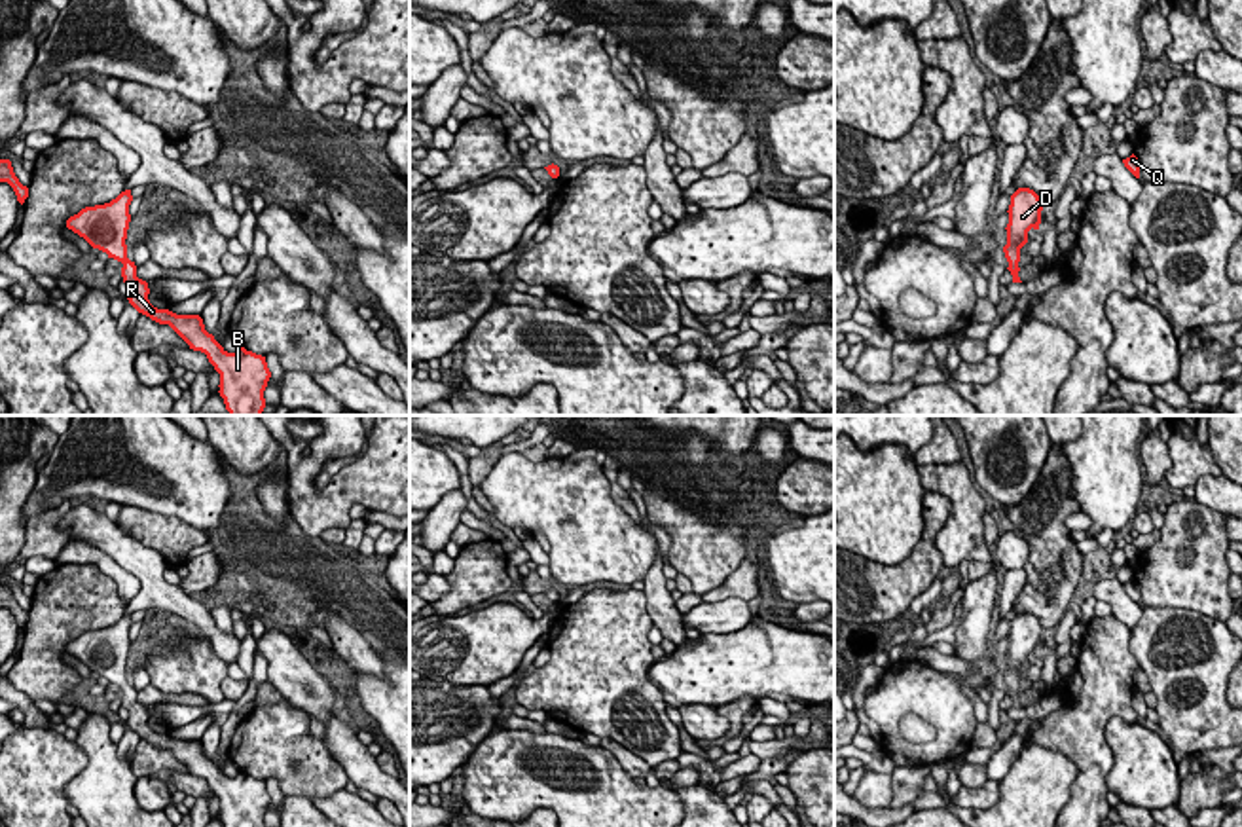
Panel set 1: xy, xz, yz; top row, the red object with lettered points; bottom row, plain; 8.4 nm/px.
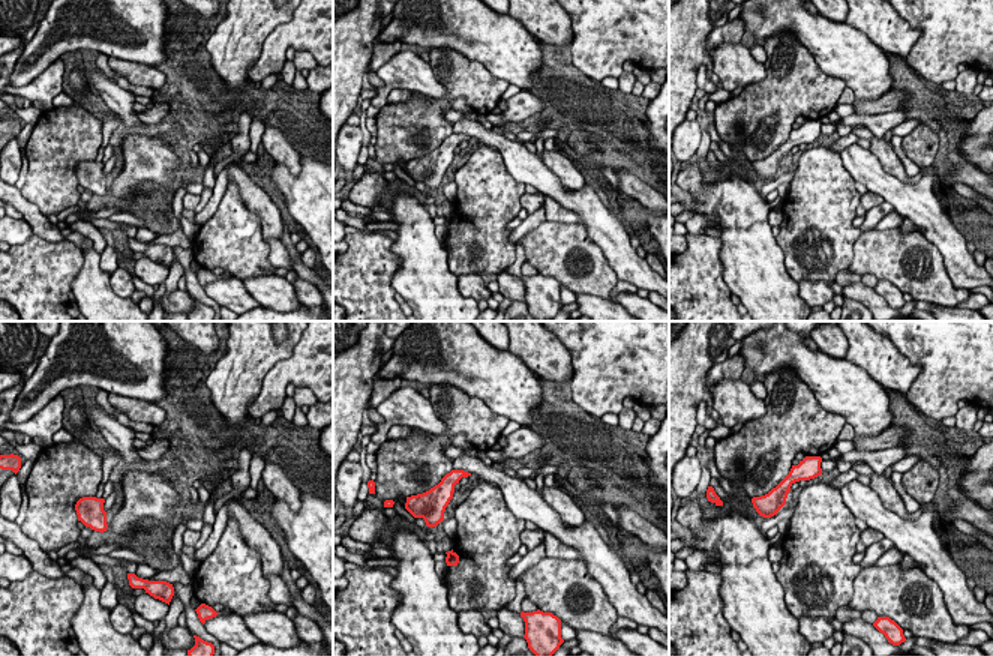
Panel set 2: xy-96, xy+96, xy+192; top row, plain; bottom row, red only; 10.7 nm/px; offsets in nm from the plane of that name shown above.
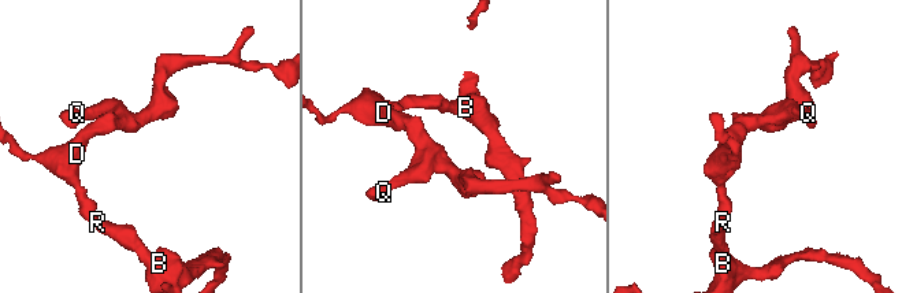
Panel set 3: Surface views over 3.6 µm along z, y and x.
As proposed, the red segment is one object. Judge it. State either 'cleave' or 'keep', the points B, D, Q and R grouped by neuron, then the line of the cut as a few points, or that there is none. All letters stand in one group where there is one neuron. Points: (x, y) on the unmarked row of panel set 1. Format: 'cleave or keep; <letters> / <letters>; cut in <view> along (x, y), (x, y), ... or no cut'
keep; B D Q R; no cut

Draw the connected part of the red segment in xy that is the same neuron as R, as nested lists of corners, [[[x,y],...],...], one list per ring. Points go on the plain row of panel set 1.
[[[125,615],[110,628],[82,634],[66,645],[66,652],[83,662],[93,673],[123,689],[121,702],[129,711],[125,723],[138,738],[159,749],[169,749],[190,774],[207,780],[209,787],[220,799],[218,818],[224,827],[265,827],[264,816],[271,802],[265,781],[247,776],[245,772],[228,778],[214,761],[205,755],[199,740],[176,740],[150,728],[148,708],[137,702],[137,690],[127,683],[125,664],[131,647],[131,626],[131,615]]]

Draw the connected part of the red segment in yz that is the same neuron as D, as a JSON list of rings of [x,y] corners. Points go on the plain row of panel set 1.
[[[1018,613],[1011,620],[1009,649],[1007,649],[1007,670],[1003,671],[1009,687],[1013,708],[1022,708],[1018,702],[1020,673],[1028,668],[1028,656],[1039,654],[1043,628],[1039,620],[1030,613]]]

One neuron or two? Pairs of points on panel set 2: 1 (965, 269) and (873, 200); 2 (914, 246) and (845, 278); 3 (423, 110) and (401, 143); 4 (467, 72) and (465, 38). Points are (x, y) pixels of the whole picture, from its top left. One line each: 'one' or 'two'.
1: two
2: two
3: one
4: two

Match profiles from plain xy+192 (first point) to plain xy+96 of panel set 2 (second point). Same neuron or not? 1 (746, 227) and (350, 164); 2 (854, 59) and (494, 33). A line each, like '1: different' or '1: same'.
1: different
2: same

